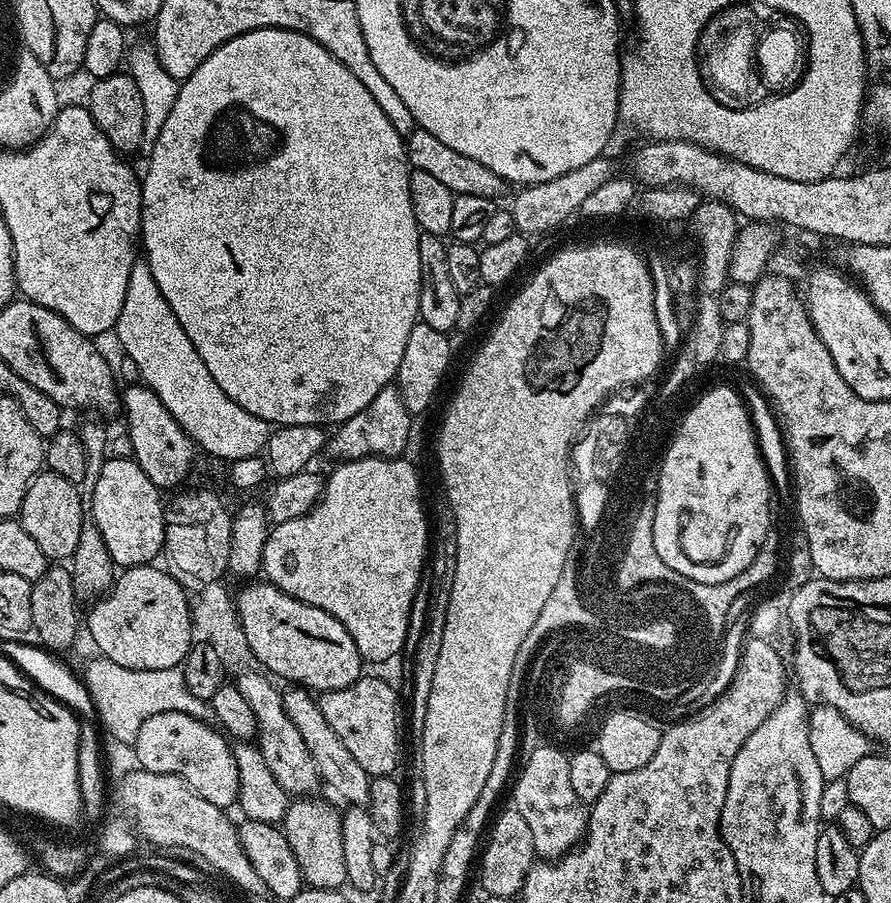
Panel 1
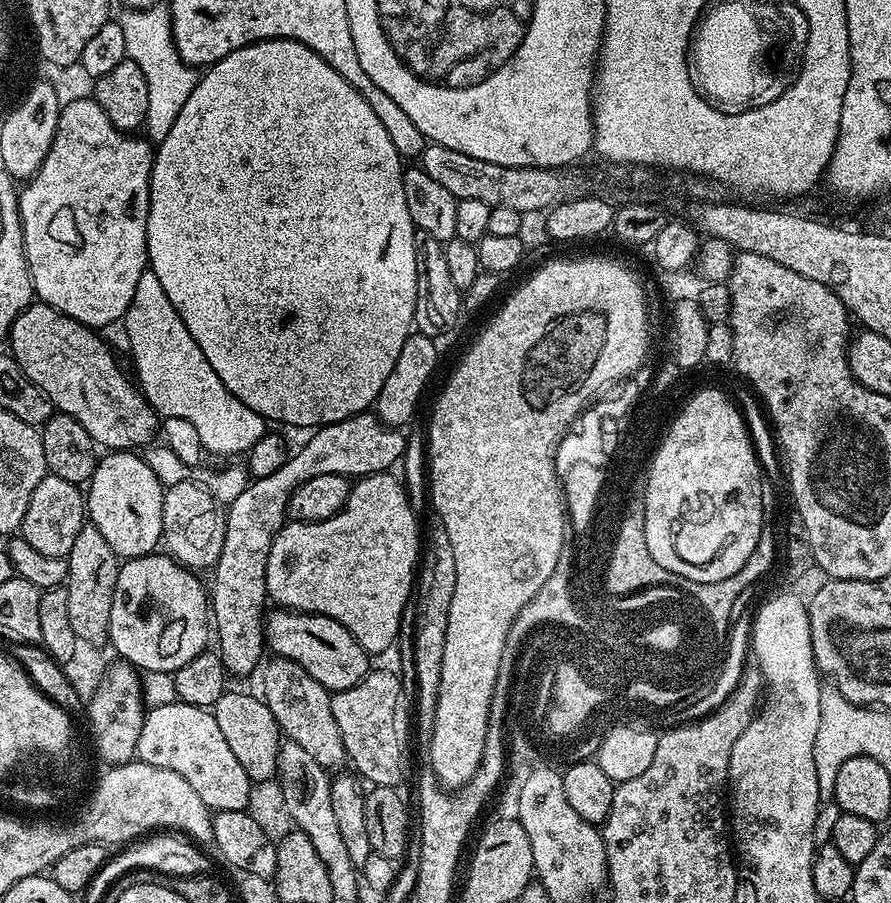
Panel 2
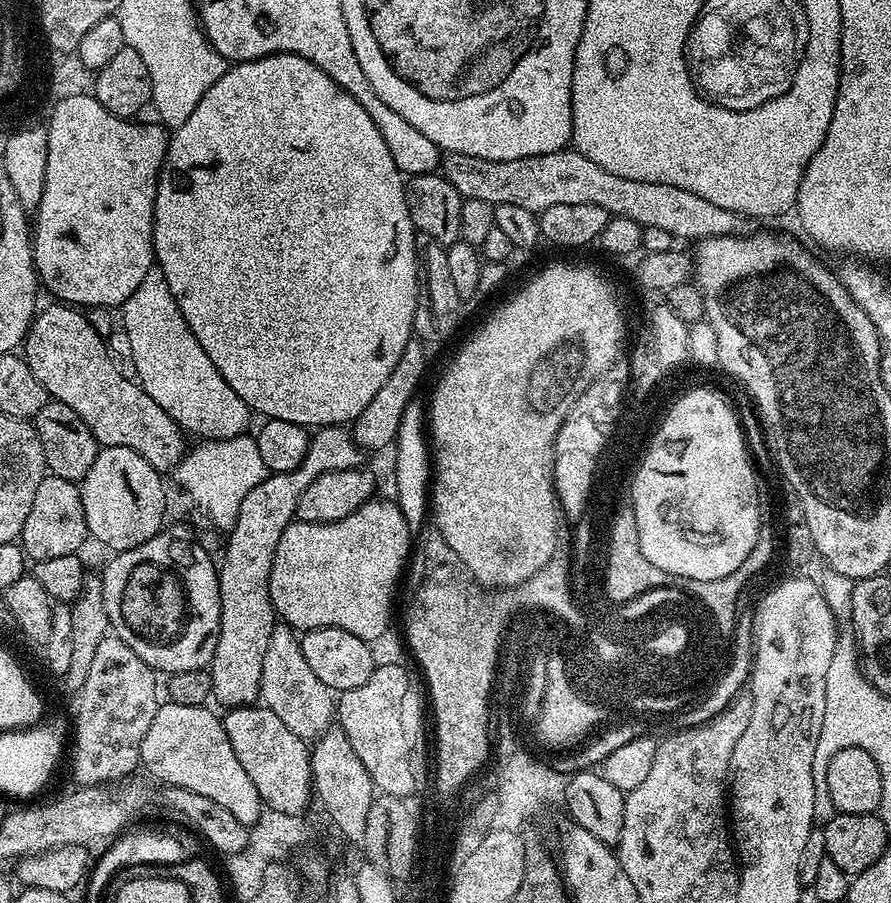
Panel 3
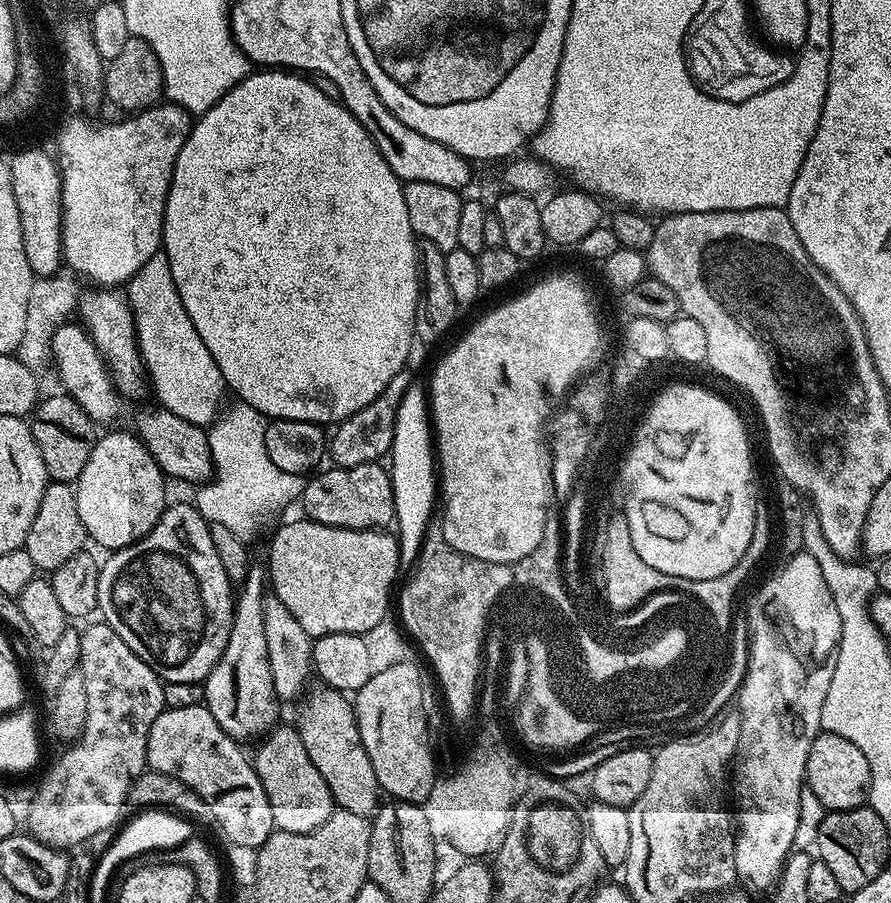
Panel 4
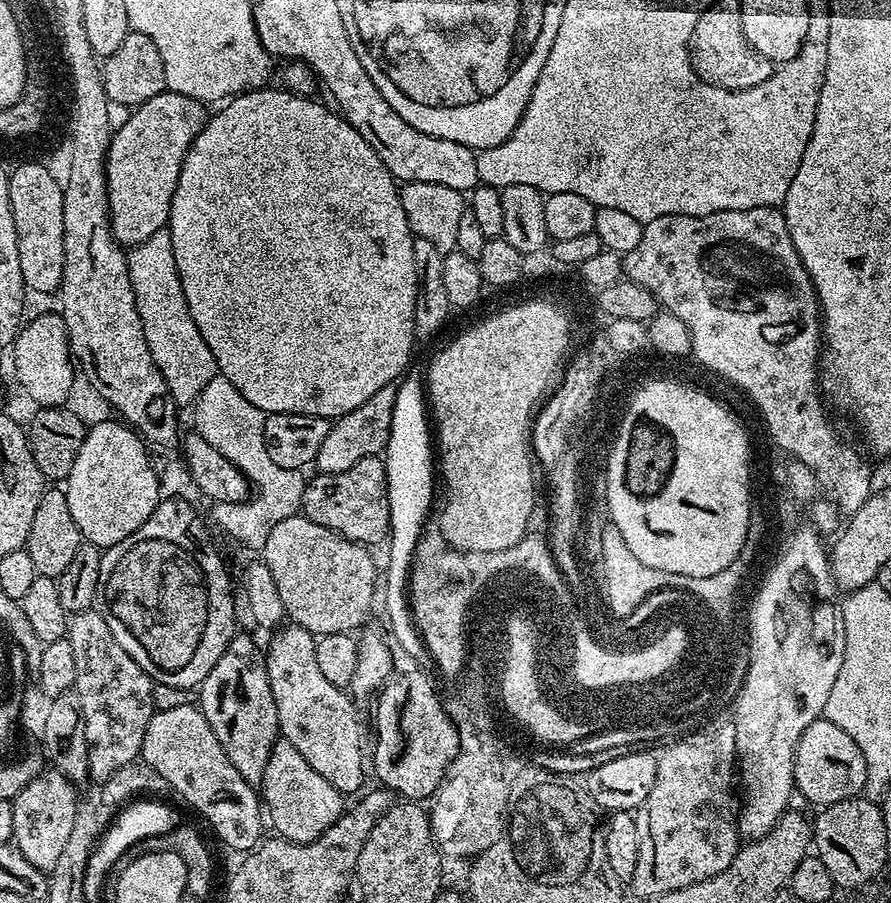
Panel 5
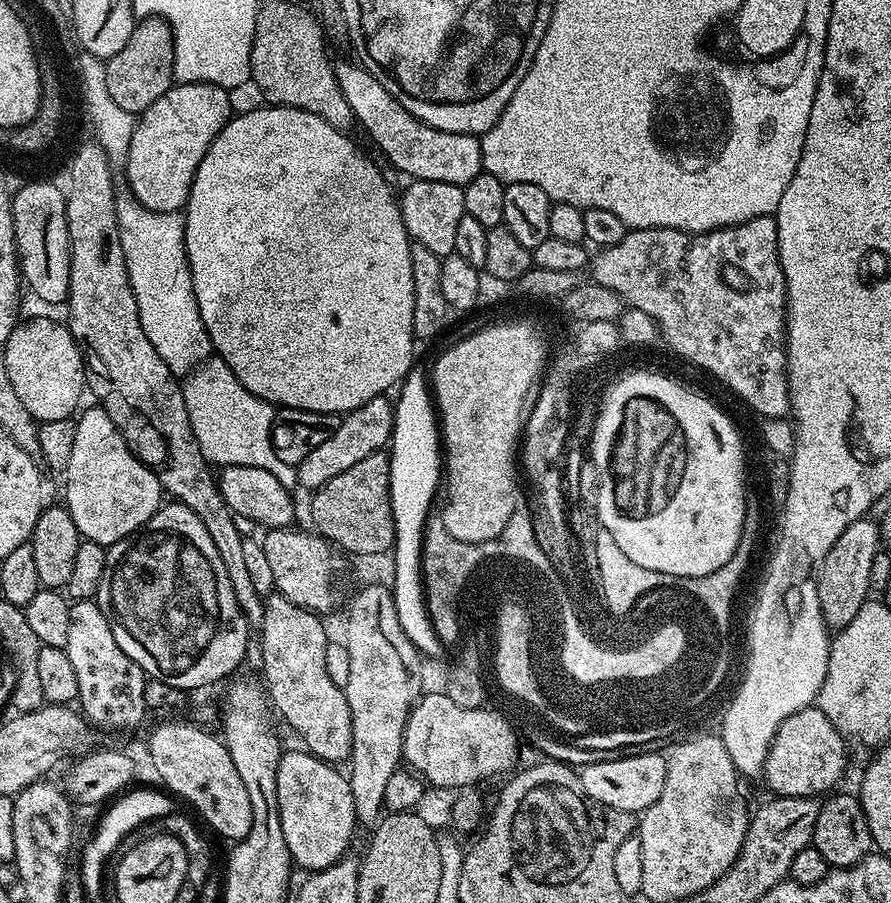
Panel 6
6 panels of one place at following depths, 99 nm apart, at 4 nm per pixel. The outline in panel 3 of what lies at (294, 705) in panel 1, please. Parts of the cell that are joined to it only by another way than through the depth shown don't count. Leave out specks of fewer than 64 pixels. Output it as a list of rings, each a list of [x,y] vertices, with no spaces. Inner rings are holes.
[[[277,623],[276,629],[270,634],[270,642],[266,646],[266,658],[262,658],[262,682],[260,683],[260,700],[263,707],[274,710],[278,718],[298,738],[305,742],[315,742],[334,724],[334,692],[326,686],[310,670],[306,662],[306,654],[302,652],[300,636],[297,629],[287,624]]]

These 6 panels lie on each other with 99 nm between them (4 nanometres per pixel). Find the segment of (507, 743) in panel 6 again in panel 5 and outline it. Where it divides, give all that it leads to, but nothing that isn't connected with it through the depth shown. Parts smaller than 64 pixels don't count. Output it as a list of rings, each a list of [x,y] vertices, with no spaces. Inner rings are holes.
[[[413,670],[409,676],[393,679],[384,685],[382,691],[375,697],[376,703],[376,754],[372,762],[376,766],[376,776],[381,785],[392,789],[397,797],[408,802],[423,801],[429,794],[435,792],[448,771],[452,761],[461,751],[459,730],[450,715],[449,709],[436,700],[437,689],[427,680],[425,673]],[[396,704],[404,704],[400,708],[400,716],[396,713]],[[449,716],[449,717],[448,717]]]

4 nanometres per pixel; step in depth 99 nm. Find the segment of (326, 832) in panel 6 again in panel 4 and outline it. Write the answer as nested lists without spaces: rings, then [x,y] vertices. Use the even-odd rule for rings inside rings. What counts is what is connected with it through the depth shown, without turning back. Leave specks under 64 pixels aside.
[[[273,727],[259,741],[261,744],[256,748],[254,767],[262,782],[262,790],[266,790],[276,828],[281,832],[309,832],[330,818],[334,811],[333,796],[322,774],[311,762],[299,731],[295,727],[280,727]]]

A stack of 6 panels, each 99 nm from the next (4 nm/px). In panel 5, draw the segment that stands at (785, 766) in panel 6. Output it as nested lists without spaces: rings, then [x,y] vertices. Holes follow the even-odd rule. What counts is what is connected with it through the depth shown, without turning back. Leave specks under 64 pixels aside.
[[[821,718],[806,726],[796,746],[792,762],[792,782],[795,791],[799,795],[801,792],[815,806],[842,802],[865,791],[868,783],[866,758],[862,758],[862,750],[858,750],[854,738],[850,738],[846,730]]]

